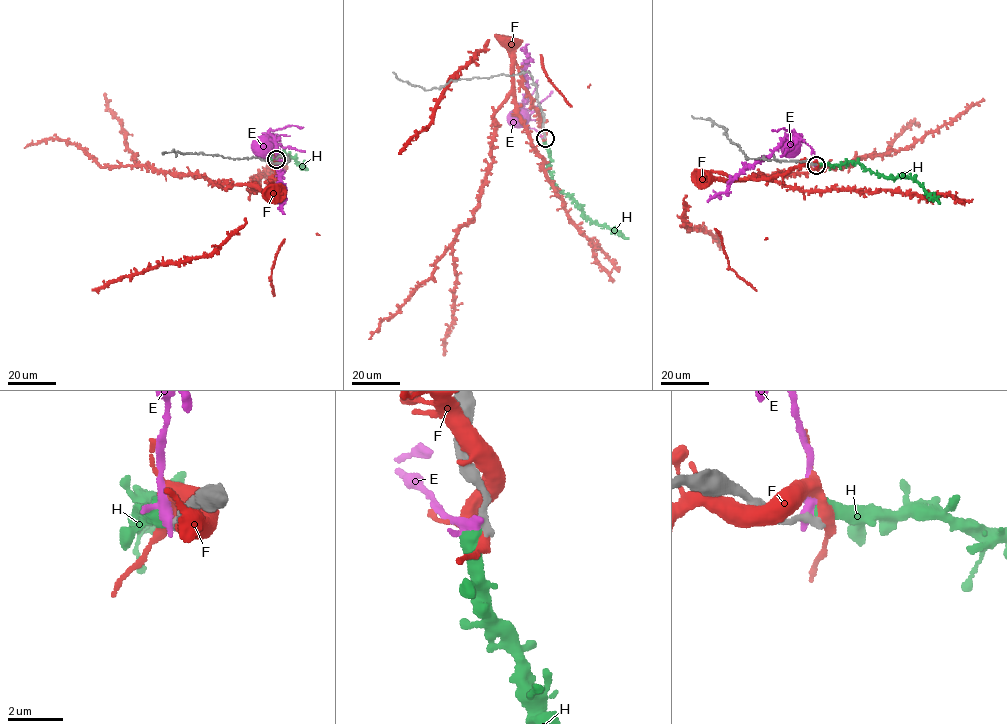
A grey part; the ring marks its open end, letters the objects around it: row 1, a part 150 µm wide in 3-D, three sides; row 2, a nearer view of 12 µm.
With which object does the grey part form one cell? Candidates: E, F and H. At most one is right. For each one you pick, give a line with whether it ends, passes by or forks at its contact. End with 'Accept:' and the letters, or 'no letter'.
Accept: no letter

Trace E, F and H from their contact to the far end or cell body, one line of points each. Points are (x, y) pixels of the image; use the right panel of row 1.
E: (816, 164), (813, 149), (803, 142), (788, 138), (783, 141)
F: (817, 164), (760, 178), (709, 174), (752, 178), (849, 165), (911, 146), (984, 100)
H: (816, 164), (859, 162), (882, 176), (911, 177), (940, 203)

